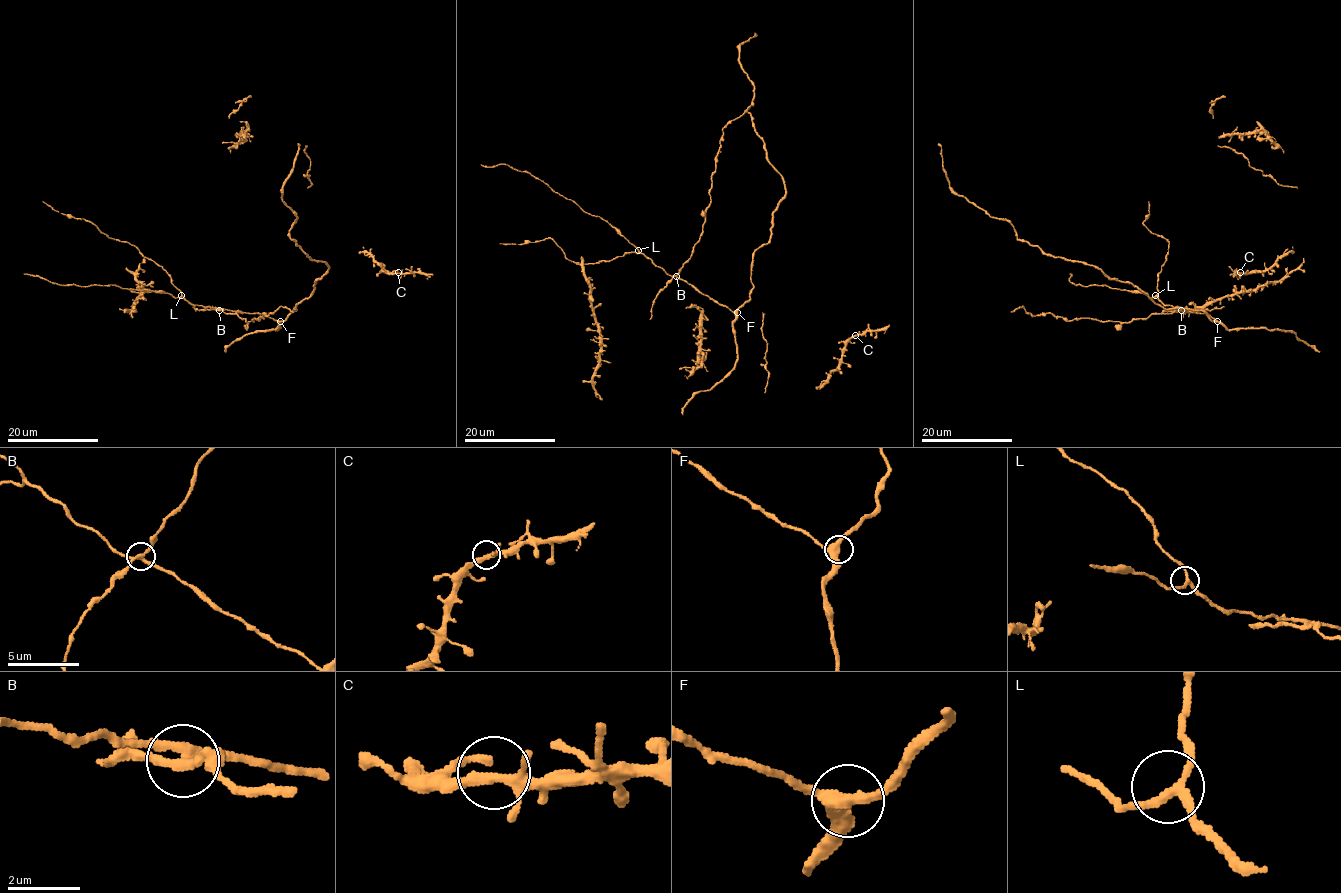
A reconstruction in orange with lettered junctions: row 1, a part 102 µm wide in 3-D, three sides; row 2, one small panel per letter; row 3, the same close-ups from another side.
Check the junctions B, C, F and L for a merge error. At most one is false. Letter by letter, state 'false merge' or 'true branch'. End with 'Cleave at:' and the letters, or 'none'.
B: false merge
C: true branch
F: true branch
L: true branch
Cleave at: B

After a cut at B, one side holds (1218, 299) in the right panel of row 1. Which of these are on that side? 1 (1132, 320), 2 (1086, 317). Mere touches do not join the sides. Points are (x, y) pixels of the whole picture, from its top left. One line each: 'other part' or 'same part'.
1: other part
2: other part

